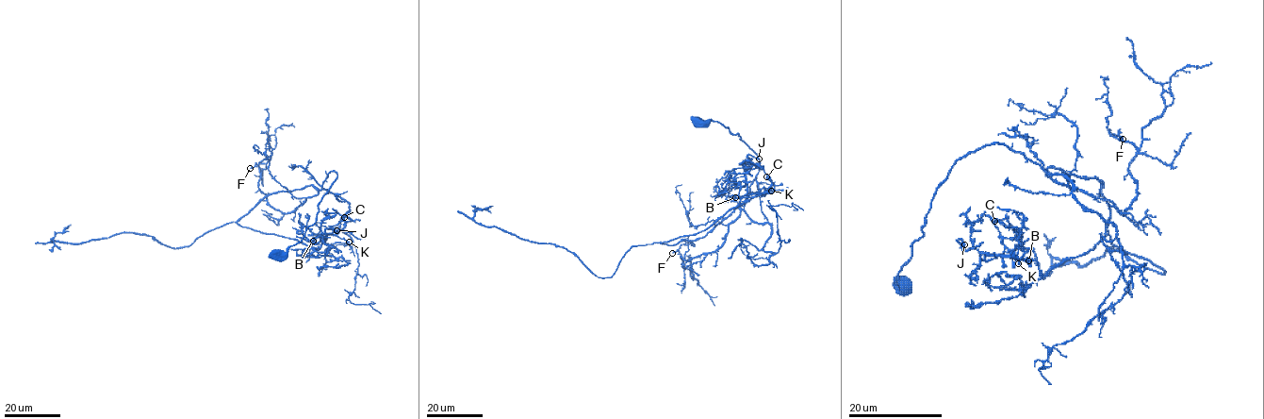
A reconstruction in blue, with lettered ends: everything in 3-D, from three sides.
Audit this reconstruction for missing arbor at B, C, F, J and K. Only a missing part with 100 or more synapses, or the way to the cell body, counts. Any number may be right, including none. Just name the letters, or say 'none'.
none

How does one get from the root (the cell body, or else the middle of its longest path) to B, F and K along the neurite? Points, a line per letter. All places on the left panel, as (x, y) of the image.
B: (276, 254), (316, 222), (335, 171), (320, 190), (267, 194), (237, 223), (314, 249), (324, 241), (313, 241)
F: (276, 254), (303, 239), (337, 175), (332, 171), (317, 194), (282, 213), (258, 188), (266, 164), (250, 168)
K: (276, 254), (316, 222), (332, 171), (320, 190), (267, 194), (237, 223), (314, 249), (328, 235), (349, 242)

